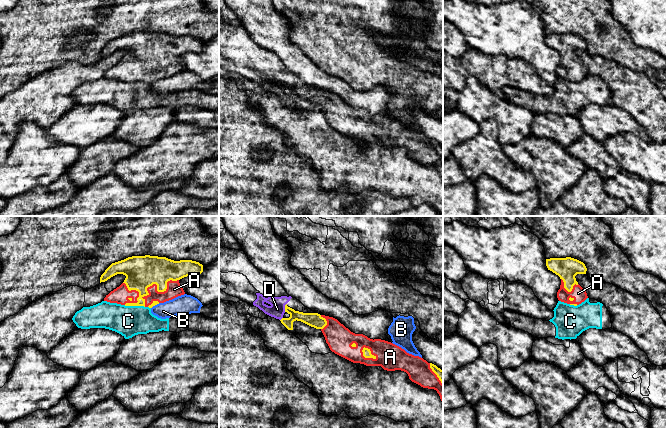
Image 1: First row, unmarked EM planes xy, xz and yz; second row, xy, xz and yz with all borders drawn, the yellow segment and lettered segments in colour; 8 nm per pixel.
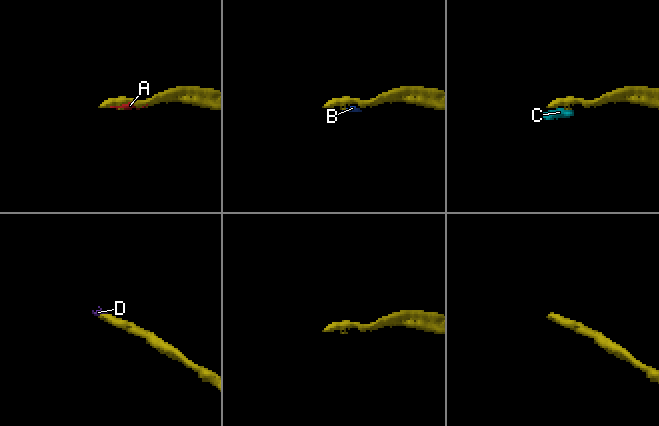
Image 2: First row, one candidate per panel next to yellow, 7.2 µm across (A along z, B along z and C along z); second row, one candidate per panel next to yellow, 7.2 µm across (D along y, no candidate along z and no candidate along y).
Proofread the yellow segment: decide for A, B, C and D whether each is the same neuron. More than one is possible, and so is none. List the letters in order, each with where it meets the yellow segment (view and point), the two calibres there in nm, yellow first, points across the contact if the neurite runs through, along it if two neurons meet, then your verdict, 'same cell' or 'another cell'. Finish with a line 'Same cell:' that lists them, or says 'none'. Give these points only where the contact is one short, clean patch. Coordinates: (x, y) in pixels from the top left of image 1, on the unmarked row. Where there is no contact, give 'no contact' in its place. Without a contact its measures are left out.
A: meets yellow in xy at (157, 62); 260 nm thick on the yellow side, 120 nm on the other; same cell
B: meets yellow in xy at (155, 80); 40 nm thick on the yellow side, 160 nm on the other; border along xy (159, 79), (151, 84); another cell
C: meets yellow in xy at (134, 81); 240 nm thick on the yellow side, 240 nm on the other; border along xy (124, 81), (142, 81), (144, 83); another cell
D: meets yellow in xz at (285, 83); 110 nm thick on the yellow side, 130 nm on the other; same cell
Same cell: A, D

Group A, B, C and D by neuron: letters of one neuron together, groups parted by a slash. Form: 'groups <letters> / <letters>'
groups A D / B / C

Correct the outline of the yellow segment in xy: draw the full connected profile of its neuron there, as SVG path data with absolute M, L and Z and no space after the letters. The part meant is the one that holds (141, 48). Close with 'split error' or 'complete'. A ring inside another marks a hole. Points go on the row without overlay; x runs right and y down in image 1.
M132 32L112 39L101 51L100 59L123 50L126 52L124 58L106 71L104 77L152 84L184 71L179 56L187 52L199 52L202 48L203 41L192 36Z; split error

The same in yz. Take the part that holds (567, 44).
M571 33L550 34L546 35L546 42L561 55L557 68L559 77L577 82L588 74L586 67L575 54L577 50L586 50L587 44L583 38Z; split error

